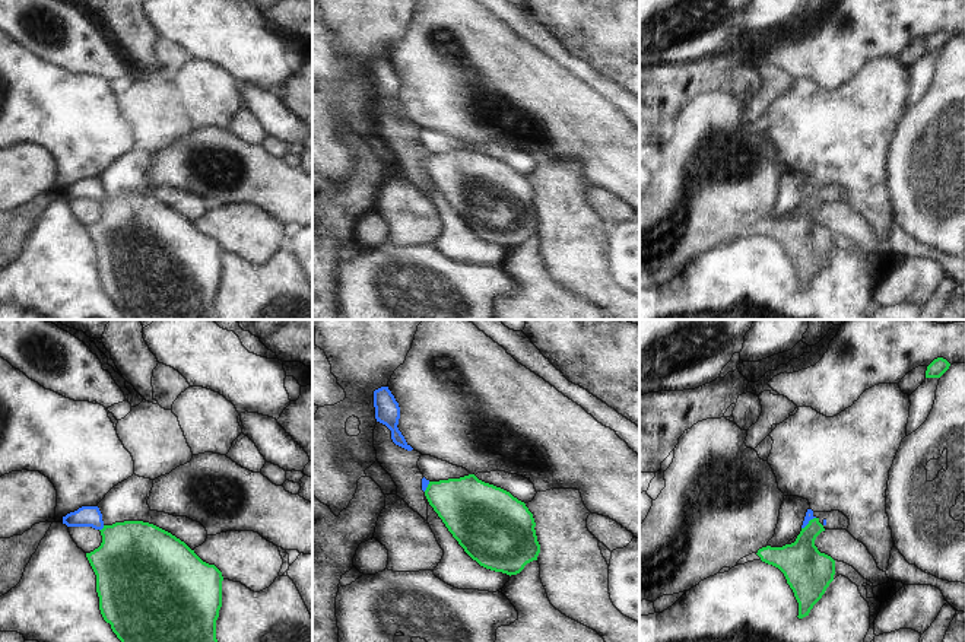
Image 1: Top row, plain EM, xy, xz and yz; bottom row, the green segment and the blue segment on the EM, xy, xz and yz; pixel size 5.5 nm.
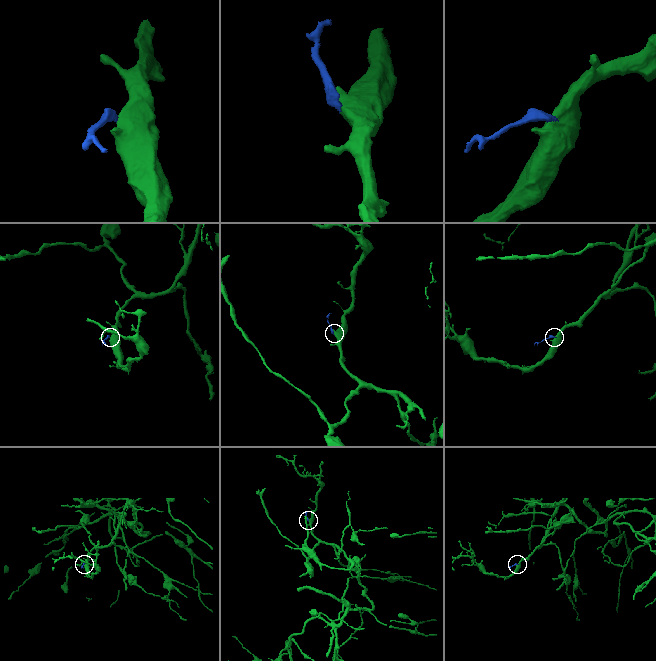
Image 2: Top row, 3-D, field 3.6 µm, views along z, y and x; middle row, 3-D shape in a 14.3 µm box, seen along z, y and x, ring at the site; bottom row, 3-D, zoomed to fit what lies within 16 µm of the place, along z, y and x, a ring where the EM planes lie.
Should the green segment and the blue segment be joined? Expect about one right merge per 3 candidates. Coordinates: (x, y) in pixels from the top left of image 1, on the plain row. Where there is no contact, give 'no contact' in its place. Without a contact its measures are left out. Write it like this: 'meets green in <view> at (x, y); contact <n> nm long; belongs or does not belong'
meets green in xy at (102, 202); contact 40 nm long; does not belong

